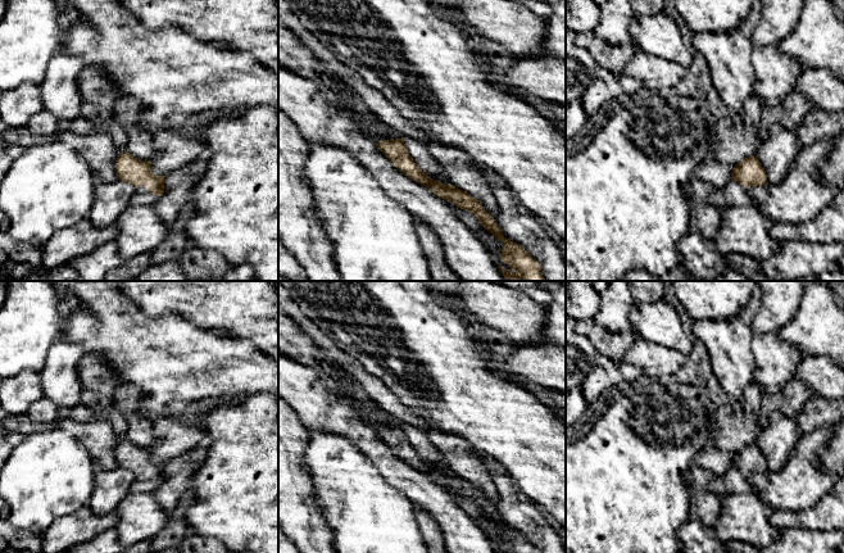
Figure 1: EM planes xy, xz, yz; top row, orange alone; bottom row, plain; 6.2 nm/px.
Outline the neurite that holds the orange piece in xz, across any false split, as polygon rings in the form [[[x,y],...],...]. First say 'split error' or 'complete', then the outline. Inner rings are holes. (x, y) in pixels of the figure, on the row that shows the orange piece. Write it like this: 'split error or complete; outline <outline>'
complete; outline [[[403,139],[382,140],[378,149],[394,163],[394,166],[410,180],[428,187],[436,196],[454,203],[458,208],[468,210],[503,242],[502,259],[516,272],[499,266],[507,281],[546,281],[540,264],[518,244],[507,239],[496,221],[484,209],[482,204],[467,192],[453,185],[444,185],[441,181],[426,176],[409,155]]]

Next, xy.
split error; outline [[[123,151],[115,160],[115,172],[119,180],[135,187],[131,205],[153,207],[164,194],[164,176],[151,172],[151,162],[140,160]]]

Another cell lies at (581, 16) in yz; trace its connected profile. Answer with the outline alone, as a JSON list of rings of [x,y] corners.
[[[566,0],[566,27],[575,33],[594,32],[600,21],[600,6],[594,0]]]

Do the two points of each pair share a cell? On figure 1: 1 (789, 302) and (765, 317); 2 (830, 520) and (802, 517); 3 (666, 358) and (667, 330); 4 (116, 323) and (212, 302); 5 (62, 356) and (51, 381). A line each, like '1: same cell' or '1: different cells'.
1: same cell
2: same cell
3: different cells
4: different cells
5: same cell

